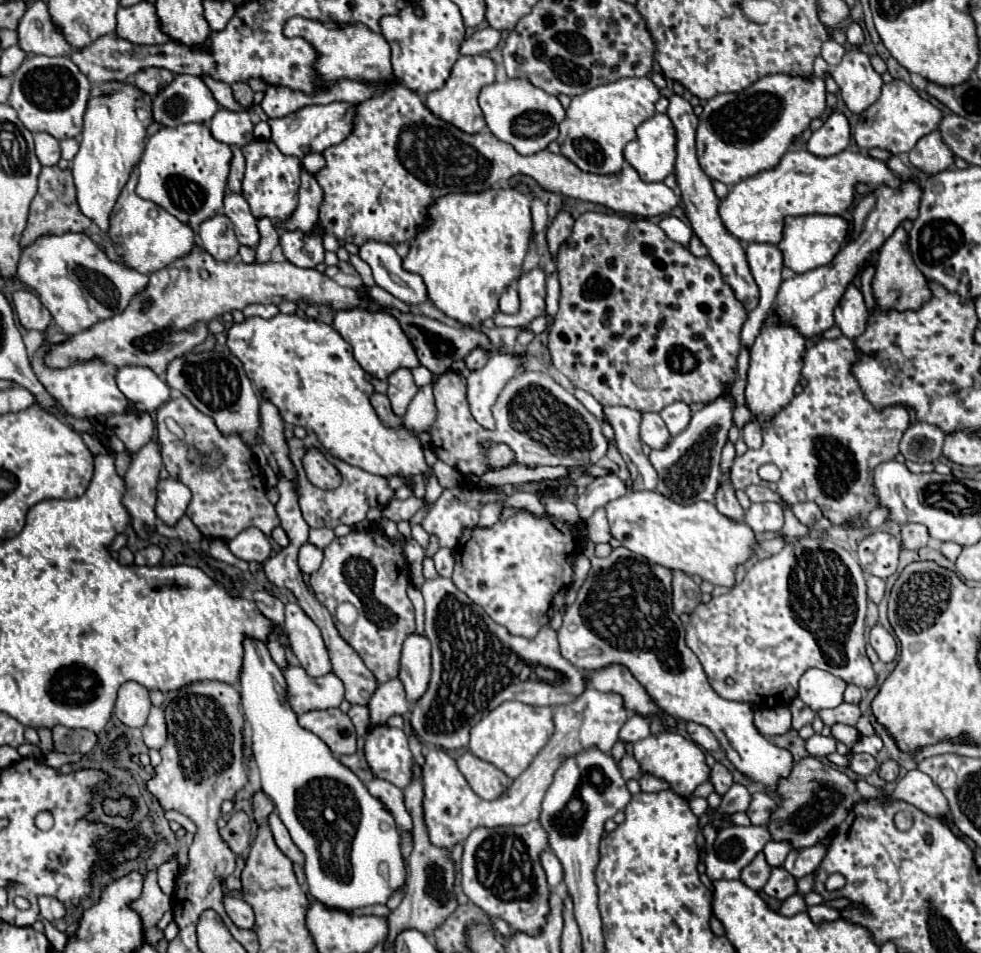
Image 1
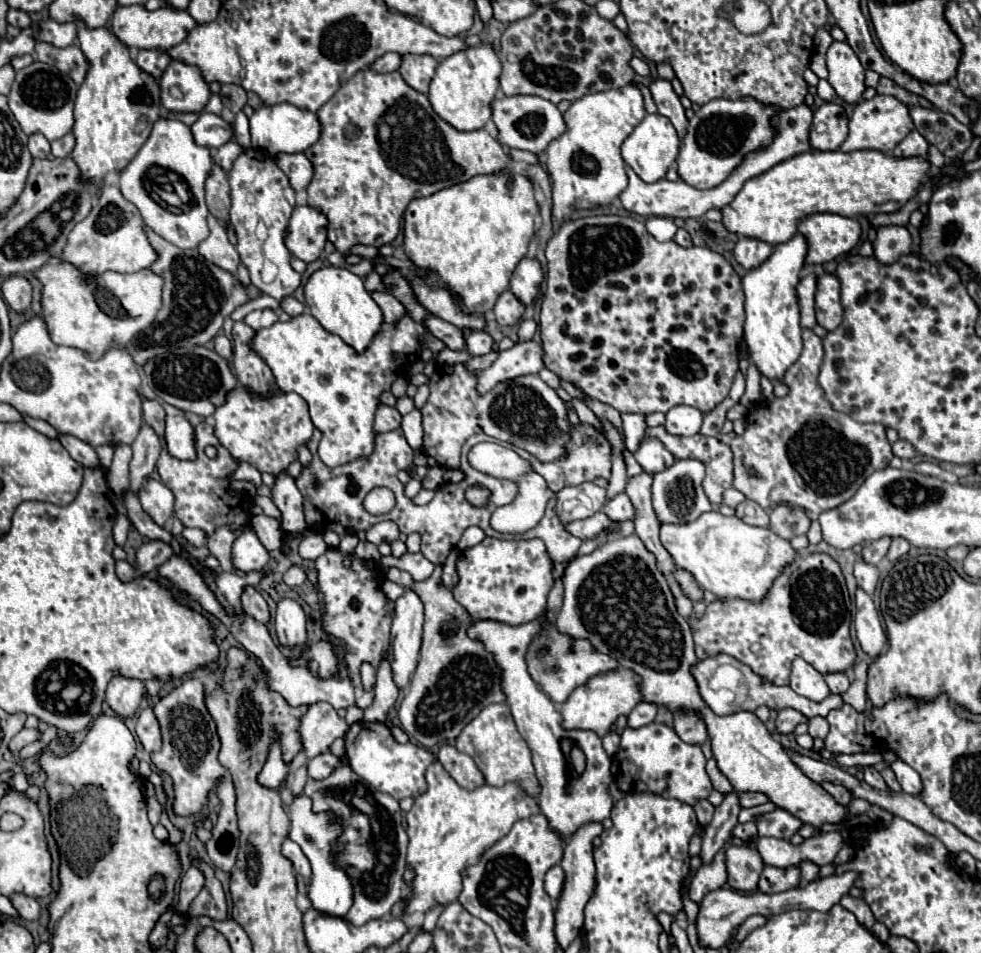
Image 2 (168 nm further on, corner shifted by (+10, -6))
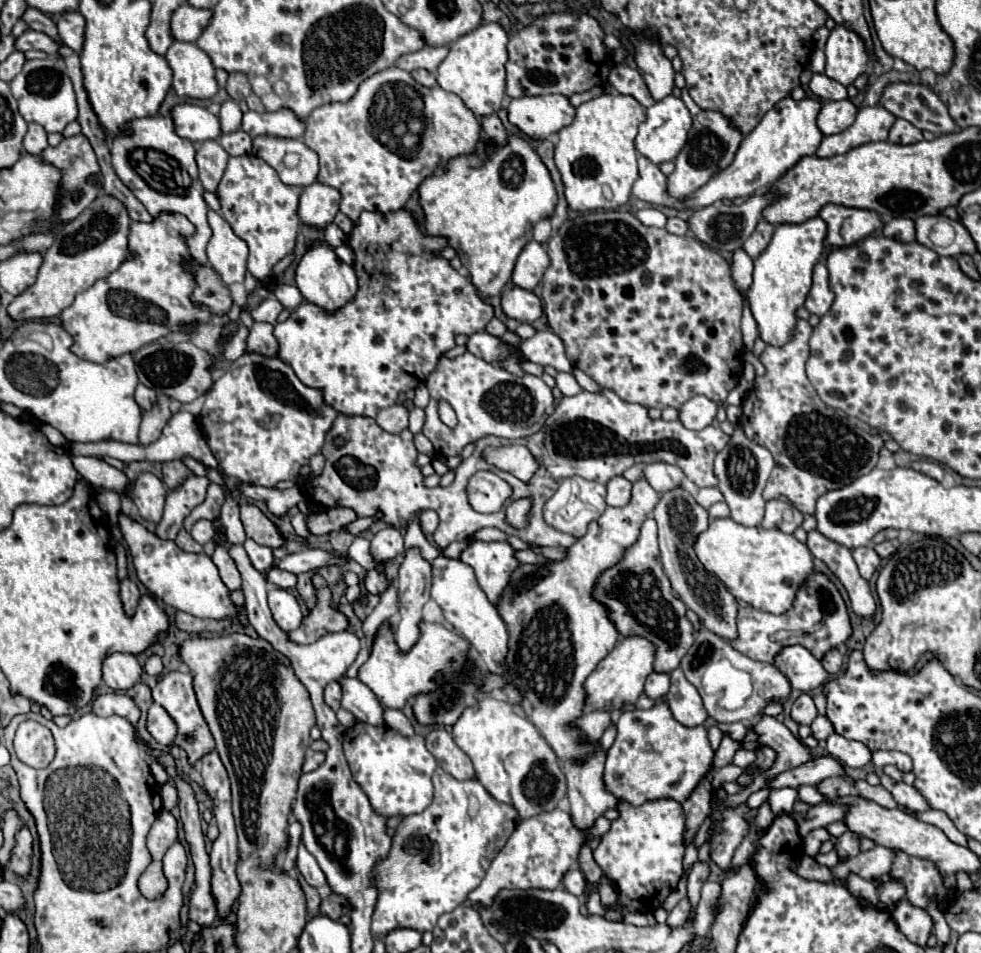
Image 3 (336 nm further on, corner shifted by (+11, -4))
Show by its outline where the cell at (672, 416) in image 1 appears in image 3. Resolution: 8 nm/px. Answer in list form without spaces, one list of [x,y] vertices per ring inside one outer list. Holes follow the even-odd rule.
[[[698,395],[680,407],[680,421],[688,429],[702,429],[716,419],[716,411],[718,411],[718,403],[706,399],[704,395]]]

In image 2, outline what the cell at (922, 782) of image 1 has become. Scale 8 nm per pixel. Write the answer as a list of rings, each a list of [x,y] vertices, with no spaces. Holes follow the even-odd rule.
[[[895,761],[889,765],[903,789],[903,793],[909,793],[909,795],[919,795],[919,789],[923,789],[923,783],[921,783],[921,777],[915,769],[911,769],[907,763],[903,761]]]

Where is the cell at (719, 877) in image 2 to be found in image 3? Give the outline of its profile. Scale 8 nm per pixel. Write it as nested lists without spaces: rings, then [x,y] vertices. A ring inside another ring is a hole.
[[[684,897],[684,899],[680,899],[678,905],[668,913],[666,925],[668,925],[668,927],[680,927],[680,925],[688,919],[688,915],[690,915],[690,903],[688,903],[688,899]]]

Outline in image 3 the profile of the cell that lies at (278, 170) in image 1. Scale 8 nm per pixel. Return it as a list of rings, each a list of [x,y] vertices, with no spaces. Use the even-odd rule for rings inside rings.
[[[254,153],[230,157],[226,171],[218,183],[216,195],[220,199],[220,215],[232,225],[234,233],[242,237],[248,247],[248,271],[258,279],[270,279],[272,267],[286,257],[296,243],[300,231],[298,219],[298,199],[302,187],[284,185],[278,173]]]

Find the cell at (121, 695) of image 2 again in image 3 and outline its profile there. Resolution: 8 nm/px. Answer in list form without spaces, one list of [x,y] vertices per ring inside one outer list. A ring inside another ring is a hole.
[[[114,653],[102,661],[102,673],[104,673],[104,683],[110,689],[126,691],[140,679],[142,667],[134,655]]]

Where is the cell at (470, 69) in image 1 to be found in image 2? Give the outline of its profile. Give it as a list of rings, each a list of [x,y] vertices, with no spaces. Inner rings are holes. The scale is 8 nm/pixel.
[[[481,45],[481,47],[467,47],[465,51],[459,51],[459,53],[453,53],[451,57],[443,59],[439,65],[437,65],[437,71],[435,71],[435,77],[429,85],[429,103],[433,107],[433,111],[443,119],[447,121],[451,127],[455,127],[457,131],[475,131],[475,129],[481,129],[489,123],[491,119],[491,107],[489,103],[493,101],[497,89],[499,89],[499,75],[501,75],[501,61],[497,57],[497,53],[491,49],[491,45]]]

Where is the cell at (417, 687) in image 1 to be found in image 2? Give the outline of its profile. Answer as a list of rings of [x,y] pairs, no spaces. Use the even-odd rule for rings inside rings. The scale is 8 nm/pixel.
[[[405,591],[403,597],[395,601],[395,615],[393,615],[393,627],[391,627],[391,669],[393,669],[393,681],[399,689],[405,689],[409,685],[409,679],[417,667],[419,661],[419,649],[421,649],[421,631],[423,631],[423,603],[413,591]]]

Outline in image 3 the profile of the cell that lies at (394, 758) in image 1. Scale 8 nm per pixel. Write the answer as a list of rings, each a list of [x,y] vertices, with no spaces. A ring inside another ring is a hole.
[[[356,723],[344,733],[344,755],[354,781],[368,795],[374,811],[378,815],[406,817],[412,813],[422,813],[432,803],[432,773],[436,769],[434,755],[426,749],[424,737],[402,737],[398,731],[382,725],[372,727]]]

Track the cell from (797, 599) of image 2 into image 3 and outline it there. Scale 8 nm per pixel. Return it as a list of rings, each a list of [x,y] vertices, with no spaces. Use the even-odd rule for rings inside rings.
[[[812,573],[802,587],[798,589],[796,601],[792,609],[788,609],[782,615],[772,615],[766,611],[758,611],[754,607],[744,607],[738,611],[738,633],[740,637],[730,641],[734,649],[744,653],[750,659],[766,661],[772,663],[774,655],[786,647],[786,645],[804,645],[806,649],[812,651],[814,657],[822,659],[826,651],[832,647],[840,647],[844,641],[848,641],[852,627],[848,619],[848,609],[834,587],[834,583],[822,575],[822,573]],[[802,631],[802,633],[800,633]]]

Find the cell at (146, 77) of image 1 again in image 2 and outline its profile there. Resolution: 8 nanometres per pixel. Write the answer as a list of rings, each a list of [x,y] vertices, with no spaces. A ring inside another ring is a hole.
[[[161,49],[139,51],[135,63],[139,65],[139,69],[143,69],[145,73],[151,73],[155,79],[159,79],[163,75],[163,69],[167,69],[167,65],[169,65],[169,57]]]

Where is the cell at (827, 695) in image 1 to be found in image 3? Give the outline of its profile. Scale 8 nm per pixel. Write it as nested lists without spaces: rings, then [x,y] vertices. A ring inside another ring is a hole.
[[[786,645],[774,657],[774,665],[788,677],[790,685],[802,693],[814,693],[828,681],[822,663],[802,645]]]

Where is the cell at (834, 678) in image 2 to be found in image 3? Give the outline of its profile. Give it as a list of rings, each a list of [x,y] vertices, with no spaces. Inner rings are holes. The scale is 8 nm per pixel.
[[[830,649],[824,657],[822,657],[822,667],[828,671],[828,673],[838,673],[840,667],[842,667],[842,655],[838,649]]]

